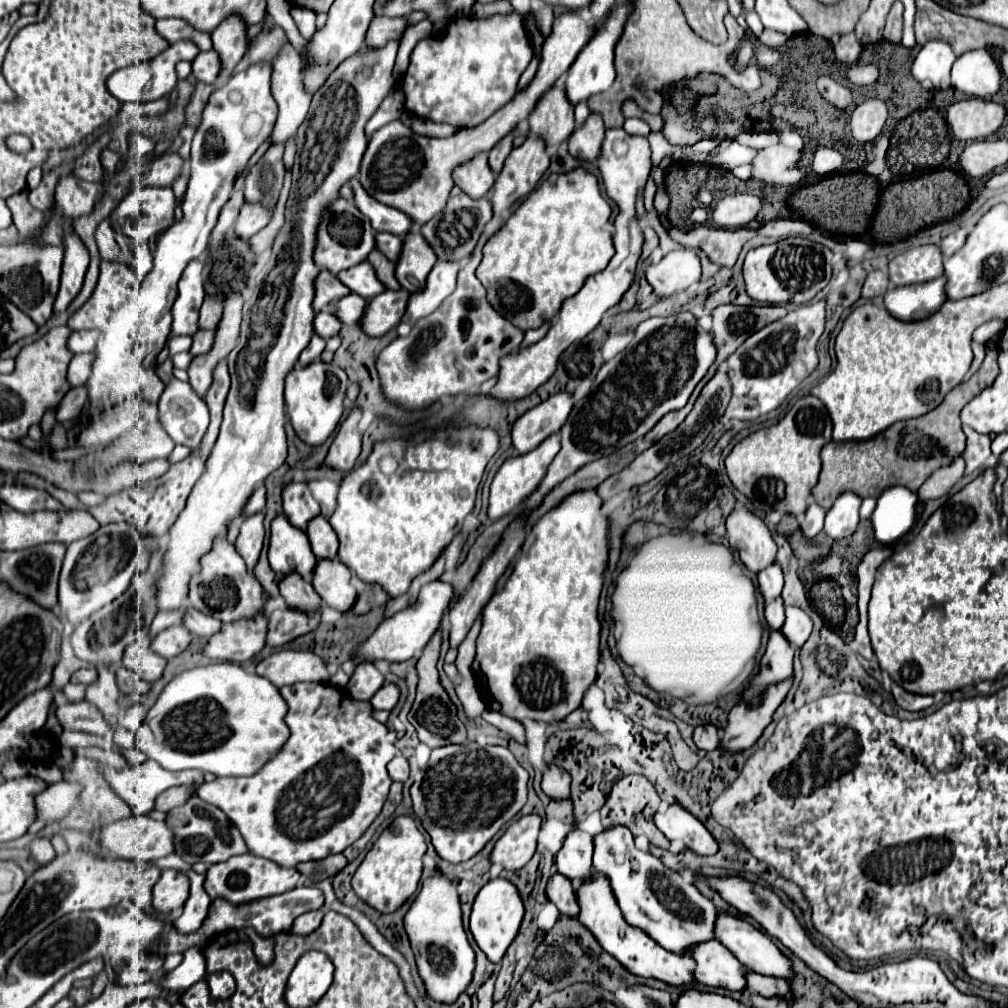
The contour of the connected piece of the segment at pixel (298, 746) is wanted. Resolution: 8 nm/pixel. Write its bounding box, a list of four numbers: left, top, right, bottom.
[198,682,398,868]

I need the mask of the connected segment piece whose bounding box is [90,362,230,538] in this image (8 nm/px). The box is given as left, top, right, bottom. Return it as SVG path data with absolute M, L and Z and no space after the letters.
M222 362L222 366L218 366L218 370L214 370L214 382L206 394L206 404L208 404L208 410L210 410L210 426L208 426L208 432L202 440L202 446L198 452L192 452L186 460L170 466L170 470L160 476L160 478L154 478L146 484L138 484L134 488L126 488L118 494L112 494L108 498L104 498L102 504L90 508L92 516L100 522L100 524L112 524L112 522L130 522L138 534L142 536L154 536L160 538L162 534L166 534L170 530L170 526L174 524L174 520L178 518L180 510L186 506L186 500L188 500L188 494L194 486L194 482L202 476L204 472L204 460L208 458L216 438L218 438L218 430L220 430L220 422L222 422L222 410L224 410L224 402L226 402L226 394L230 390L230 372L228 372L228 362Z

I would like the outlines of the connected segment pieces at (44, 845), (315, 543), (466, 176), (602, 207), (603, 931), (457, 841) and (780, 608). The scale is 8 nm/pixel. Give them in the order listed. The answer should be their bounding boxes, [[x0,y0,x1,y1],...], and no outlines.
[[28,838,56,864],[306,514,338,558],[454,154,494,198],[476,168,614,332],[578,872,694,986],[410,742,528,864],[764,598,784,632]]

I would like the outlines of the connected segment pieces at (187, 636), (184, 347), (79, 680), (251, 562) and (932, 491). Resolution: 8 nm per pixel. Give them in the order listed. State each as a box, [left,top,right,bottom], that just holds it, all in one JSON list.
[[150,626,192,658],[170,336,192,356],[70,668,98,686],[234,512,264,572],[918,456,964,500]]

